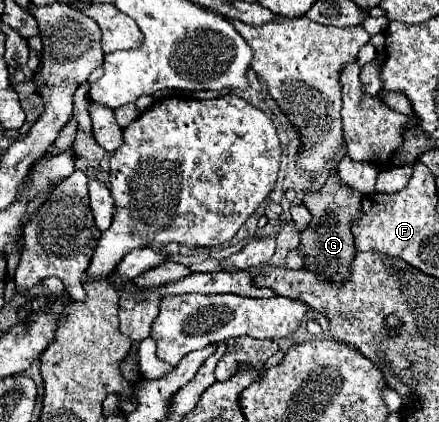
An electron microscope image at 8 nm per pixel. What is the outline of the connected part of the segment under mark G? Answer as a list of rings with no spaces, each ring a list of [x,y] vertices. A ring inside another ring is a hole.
[[[334,172],[330,174],[320,192],[310,190],[304,194],[304,206],[312,214],[312,222],[302,232],[302,240],[298,246],[300,252],[304,254],[306,268],[318,274],[324,282],[344,284],[352,274],[352,260],[356,258],[352,220],[356,220],[356,216],[362,214],[362,194],[358,190],[344,186],[338,174]]]

